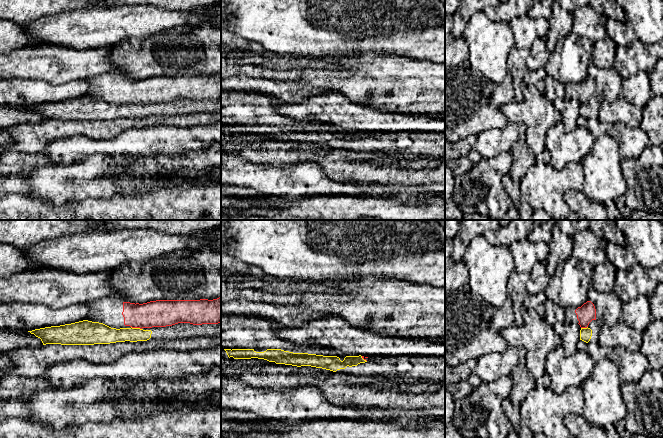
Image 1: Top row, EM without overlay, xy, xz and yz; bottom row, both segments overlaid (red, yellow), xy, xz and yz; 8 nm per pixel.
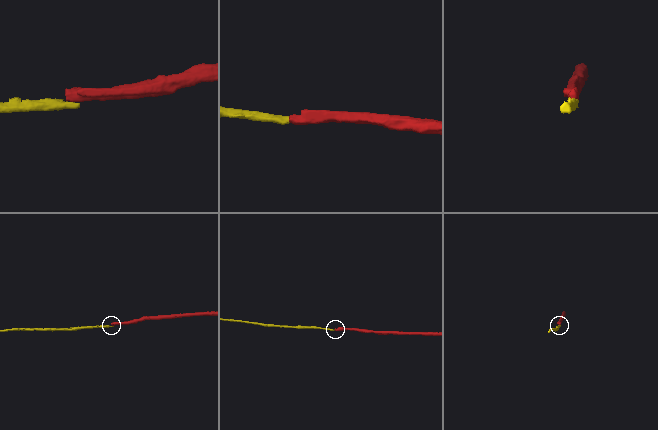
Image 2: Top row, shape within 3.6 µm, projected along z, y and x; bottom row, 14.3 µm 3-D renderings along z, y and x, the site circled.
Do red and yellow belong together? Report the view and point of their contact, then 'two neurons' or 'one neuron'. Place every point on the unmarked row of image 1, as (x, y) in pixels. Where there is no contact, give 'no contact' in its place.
xy (136, 103) | two neurons

